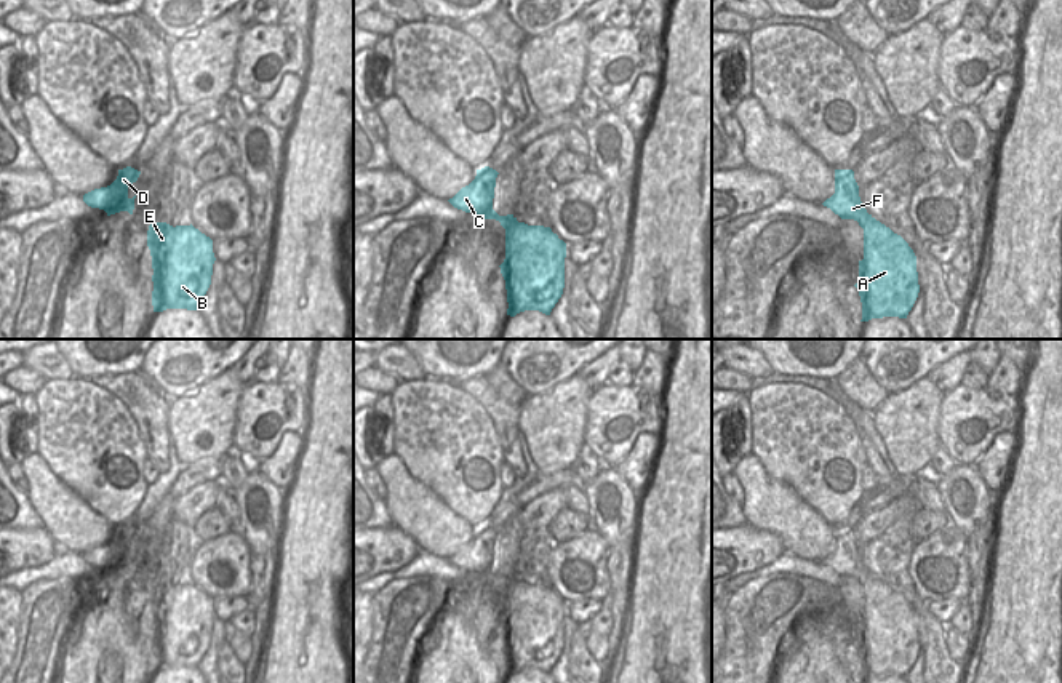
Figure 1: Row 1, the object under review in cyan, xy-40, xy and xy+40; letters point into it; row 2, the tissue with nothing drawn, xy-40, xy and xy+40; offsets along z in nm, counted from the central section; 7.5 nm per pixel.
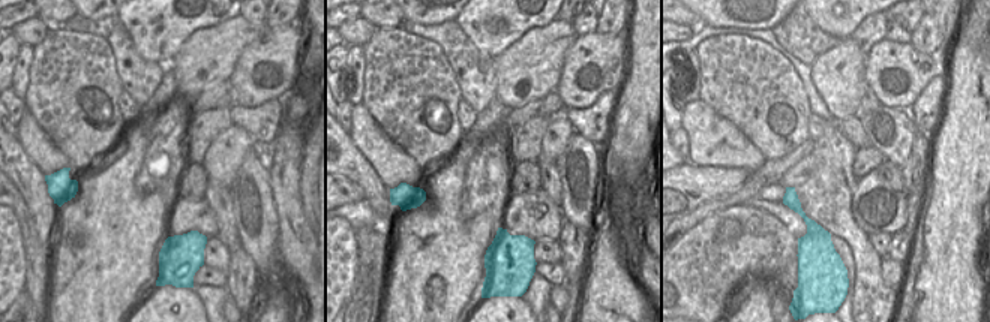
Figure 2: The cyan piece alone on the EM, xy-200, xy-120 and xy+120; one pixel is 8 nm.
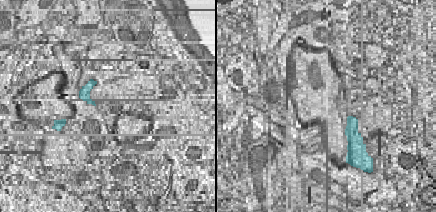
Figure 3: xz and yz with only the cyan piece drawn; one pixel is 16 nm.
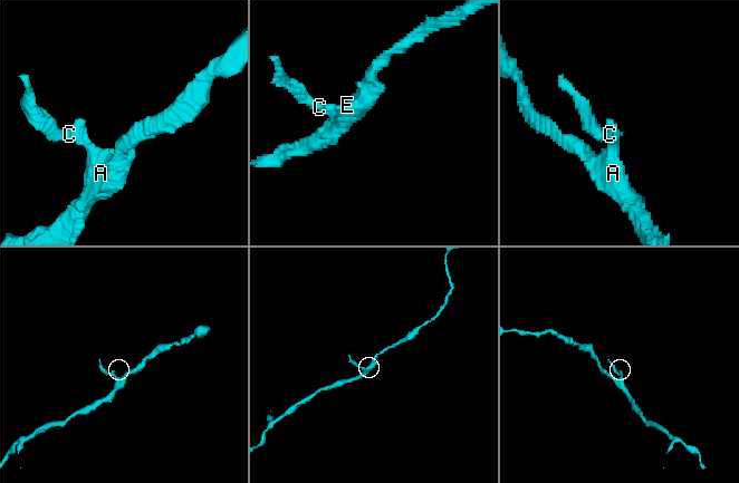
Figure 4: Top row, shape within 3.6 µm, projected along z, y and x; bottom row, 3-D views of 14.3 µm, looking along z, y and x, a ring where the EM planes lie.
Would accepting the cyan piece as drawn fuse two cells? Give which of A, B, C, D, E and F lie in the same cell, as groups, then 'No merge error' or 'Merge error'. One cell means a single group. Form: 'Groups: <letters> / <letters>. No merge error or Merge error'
Groups: A B E / C D F. Merge error

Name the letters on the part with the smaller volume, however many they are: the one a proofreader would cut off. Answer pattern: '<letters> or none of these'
C, D, F

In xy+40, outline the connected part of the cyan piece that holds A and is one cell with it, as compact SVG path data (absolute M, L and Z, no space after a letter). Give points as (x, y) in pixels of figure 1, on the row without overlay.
M875 576L864 587L864 617L854 645L862 661L860 680L907 677L920 651L913 608Z

